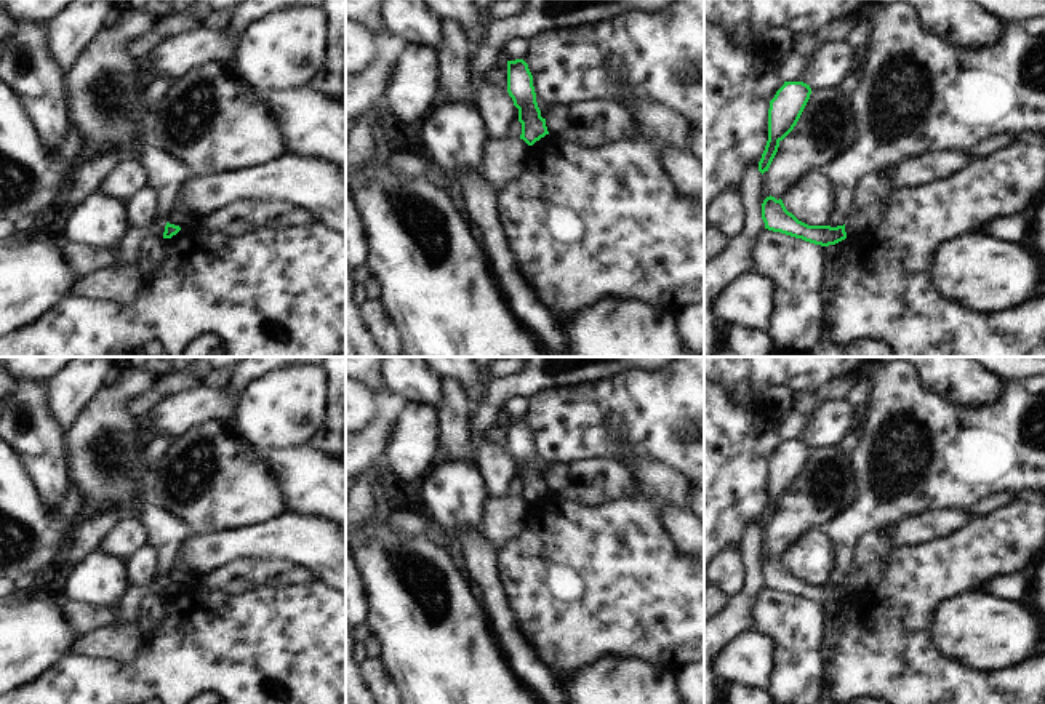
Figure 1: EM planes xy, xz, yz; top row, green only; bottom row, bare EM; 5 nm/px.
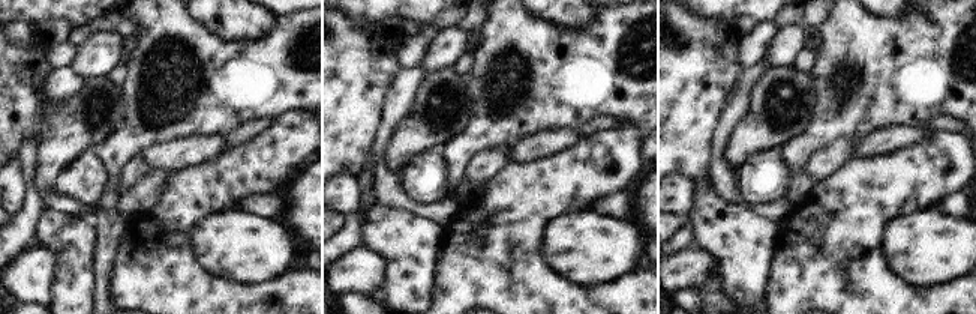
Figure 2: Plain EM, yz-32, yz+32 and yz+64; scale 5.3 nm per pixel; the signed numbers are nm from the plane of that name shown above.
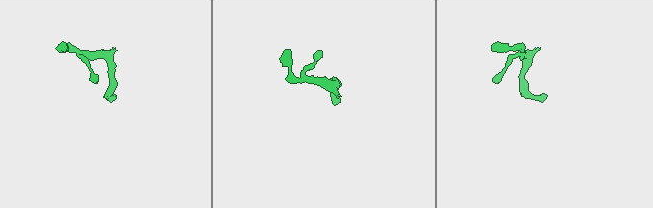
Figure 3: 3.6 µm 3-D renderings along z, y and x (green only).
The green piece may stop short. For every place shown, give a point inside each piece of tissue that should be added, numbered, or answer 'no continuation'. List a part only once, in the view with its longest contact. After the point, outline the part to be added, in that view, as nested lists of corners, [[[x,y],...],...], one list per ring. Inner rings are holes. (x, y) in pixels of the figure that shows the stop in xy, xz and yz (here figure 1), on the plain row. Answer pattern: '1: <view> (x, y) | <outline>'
no continuation

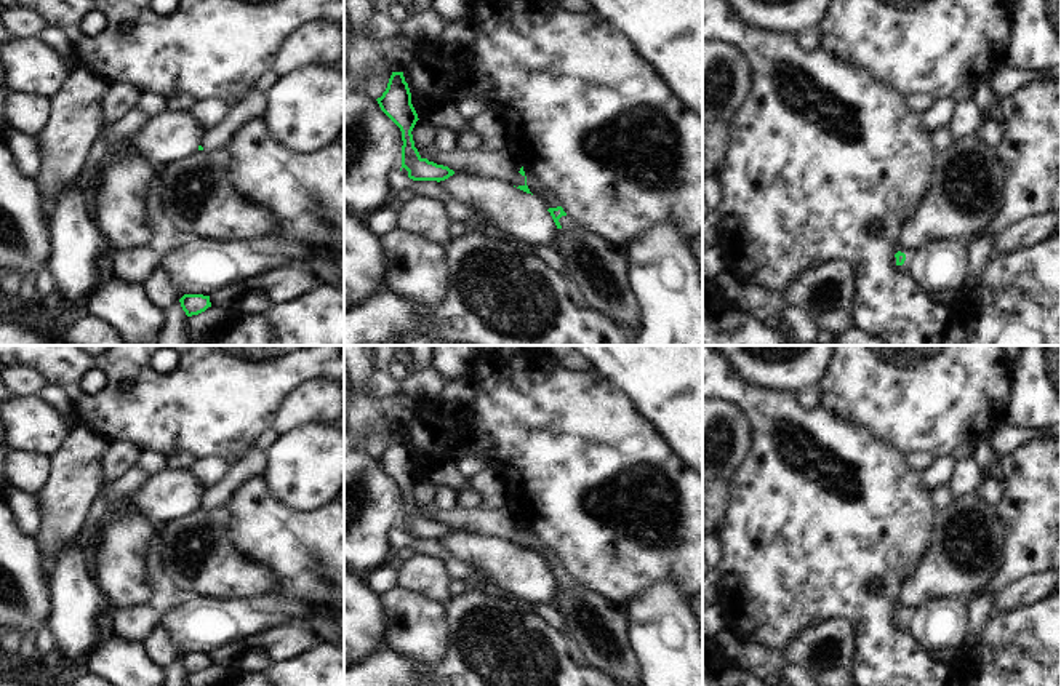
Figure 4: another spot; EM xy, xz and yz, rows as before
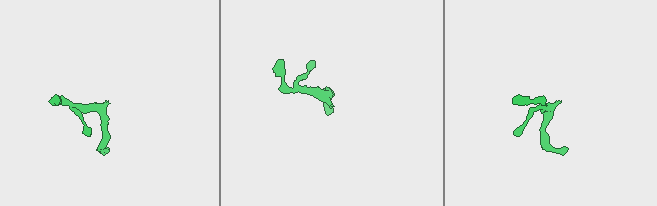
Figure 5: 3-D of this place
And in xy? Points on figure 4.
1: xy (252, 464) | [[[246,453],[232,465],[229,465],[224,477],[211,488],[205,489],[200,504],[203,509],[224,507],[229,496],[235,493],[245,481],[261,477],[267,459],[264,453]]]

